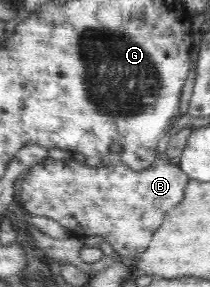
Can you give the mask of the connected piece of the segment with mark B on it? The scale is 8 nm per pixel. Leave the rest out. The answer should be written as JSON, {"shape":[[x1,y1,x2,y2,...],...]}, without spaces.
{"shape":[[160,154,143,171,128,169,124,161,117,161,111,165,88,166,82,158,74,155,63,161,48,157,25,173,25,178,20,184,20,202,28,214,46,216,59,222,68,230,67,234,70,237,80,239,86,236,101,236,112,245,114,255,118,259,136,259,148,248,152,235,159,229,166,213,183,199,189,180,177,161,170,162,167,156]]}

